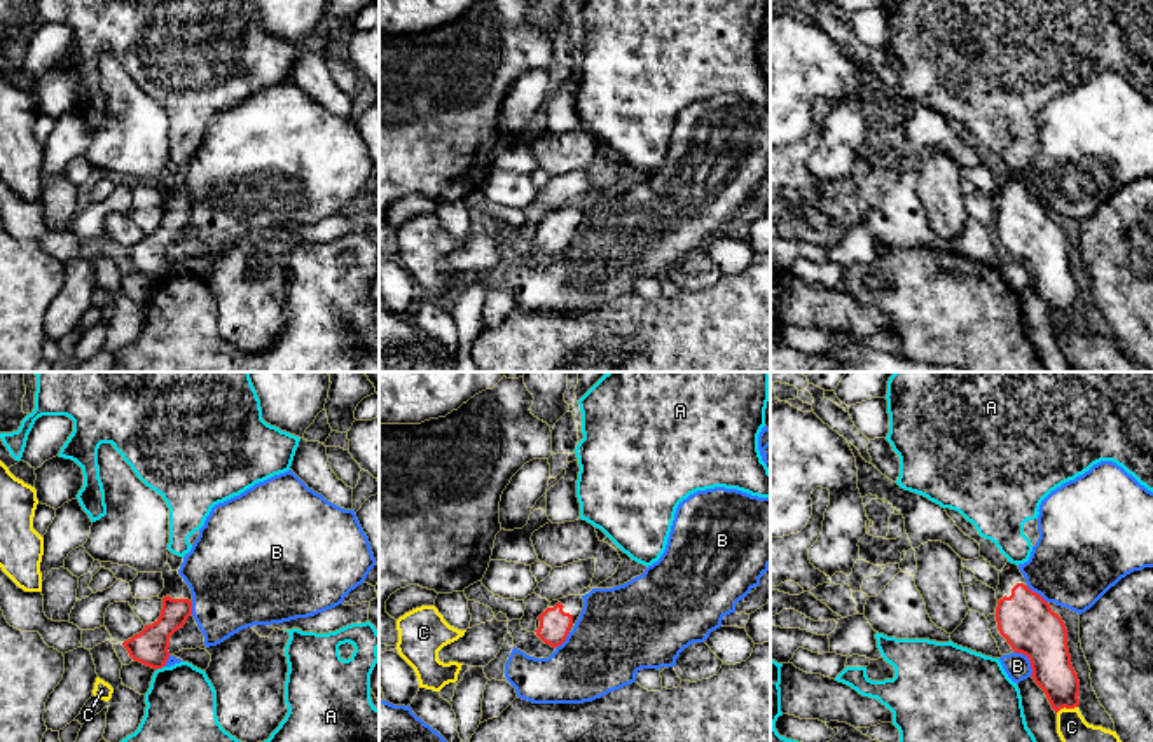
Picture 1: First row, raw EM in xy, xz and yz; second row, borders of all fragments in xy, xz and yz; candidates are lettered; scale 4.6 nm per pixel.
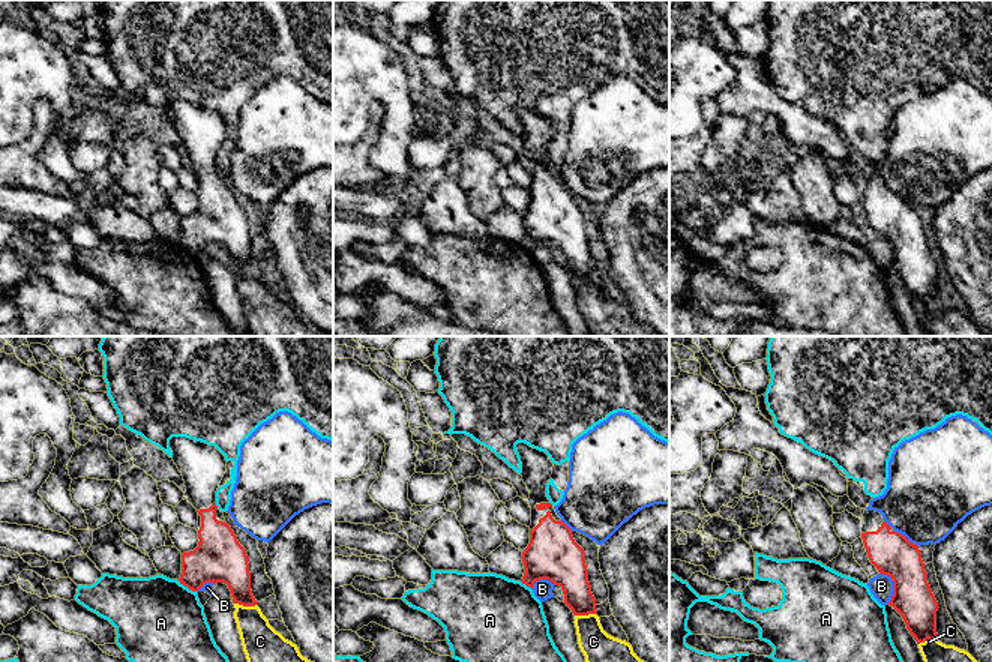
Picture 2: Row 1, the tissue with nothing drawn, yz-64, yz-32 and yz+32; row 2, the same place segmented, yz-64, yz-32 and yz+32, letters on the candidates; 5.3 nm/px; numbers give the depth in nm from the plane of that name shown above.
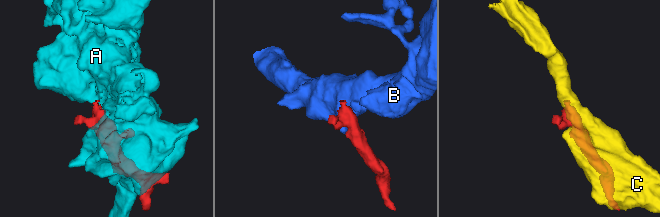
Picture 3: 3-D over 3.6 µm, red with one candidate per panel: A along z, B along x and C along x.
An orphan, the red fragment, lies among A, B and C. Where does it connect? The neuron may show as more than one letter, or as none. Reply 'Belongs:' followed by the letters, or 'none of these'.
Belongs: none of these

